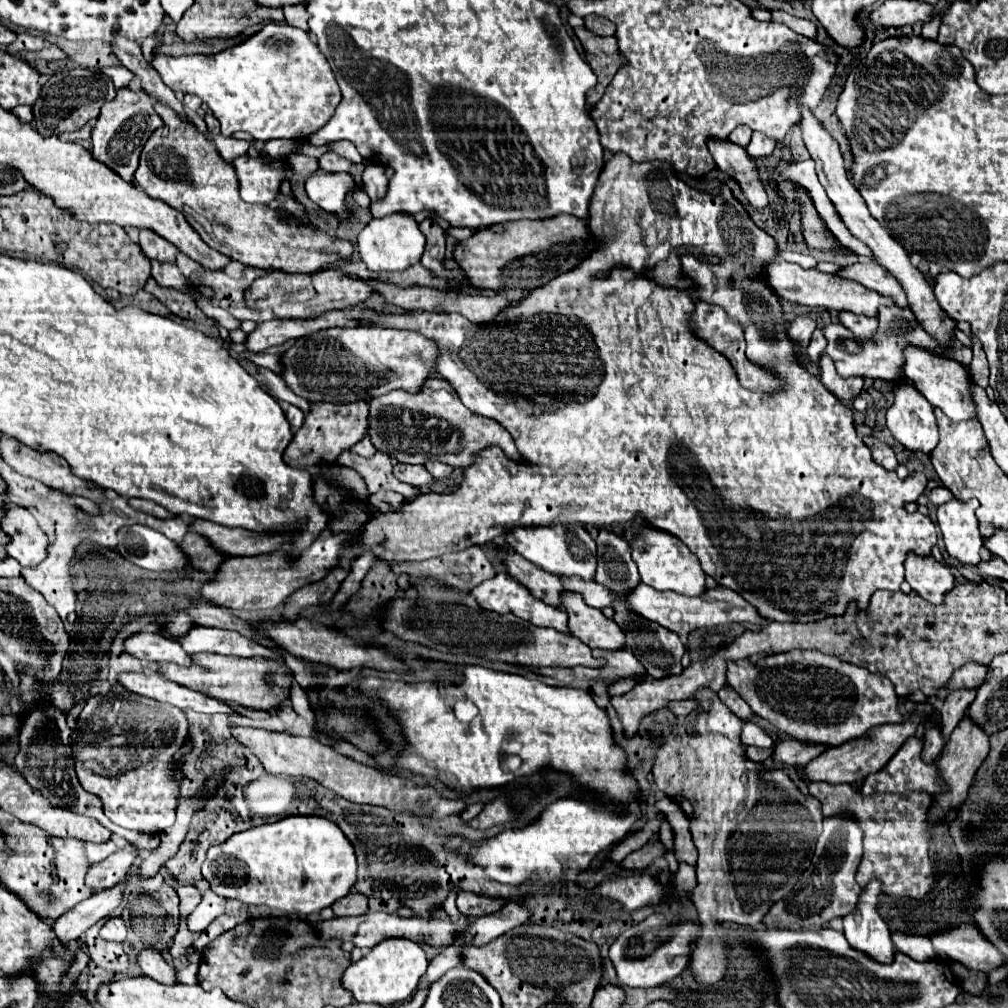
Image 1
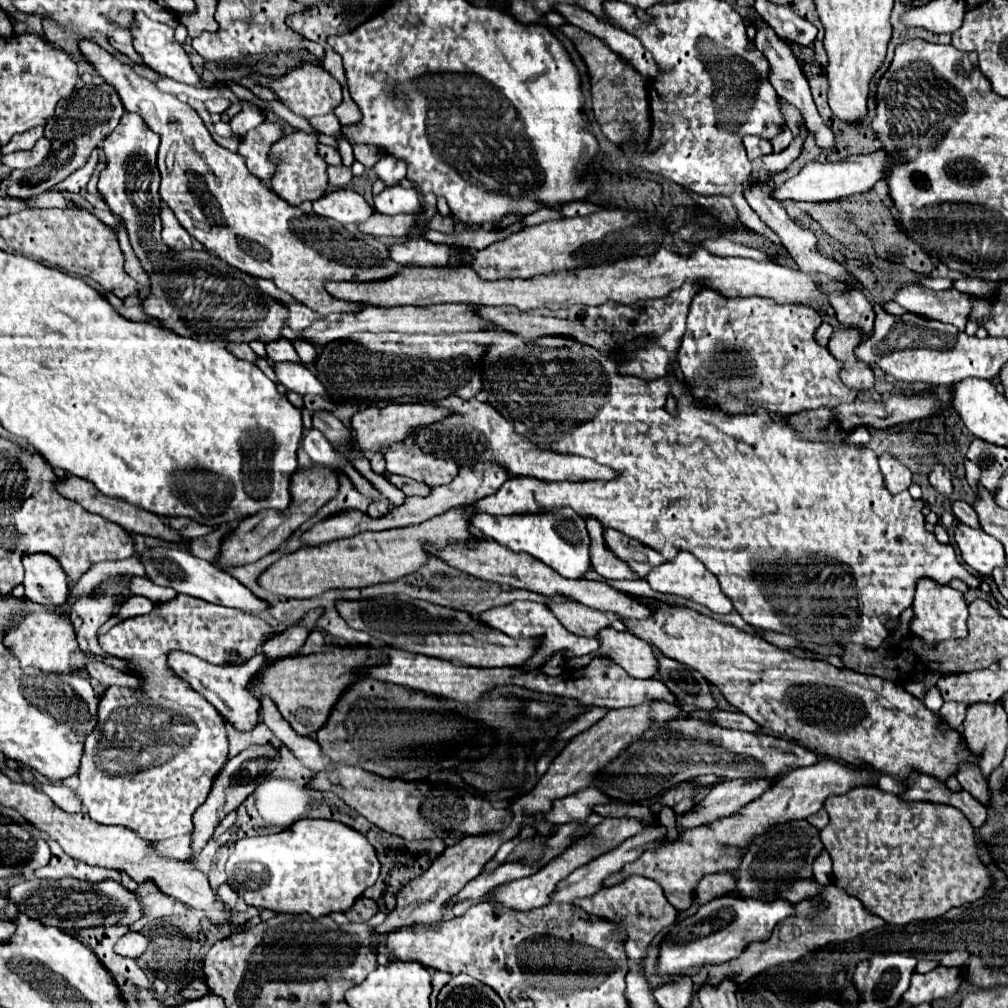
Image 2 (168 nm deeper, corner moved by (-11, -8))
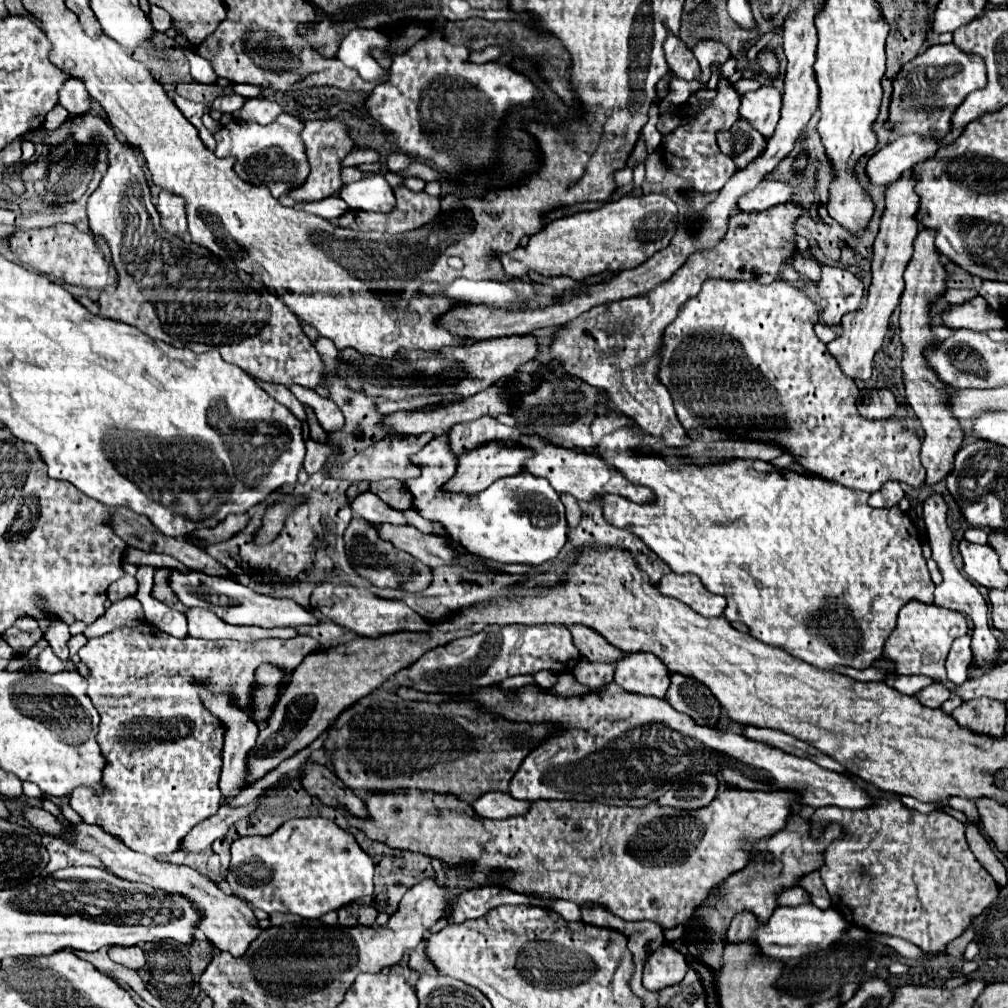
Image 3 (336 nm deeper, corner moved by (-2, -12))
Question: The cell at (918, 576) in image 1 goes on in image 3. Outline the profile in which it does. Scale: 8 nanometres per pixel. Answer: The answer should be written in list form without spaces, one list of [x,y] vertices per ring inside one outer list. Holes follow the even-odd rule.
[[[909,601],[897,619],[897,627],[887,639],[887,647],[883,651],[883,659],[895,665],[897,675],[925,675],[937,683],[947,683],[945,659],[951,649],[951,643],[969,631],[967,619],[963,613],[943,609],[937,605],[925,605],[917,601]]]

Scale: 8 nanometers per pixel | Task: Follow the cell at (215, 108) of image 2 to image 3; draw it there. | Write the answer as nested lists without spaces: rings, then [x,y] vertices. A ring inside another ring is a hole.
[[[225,95],[225,97],[215,99],[213,109],[225,111],[225,113],[235,113],[245,105],[245,101],[247,101],[247,97],[241,97],[241,95]]]

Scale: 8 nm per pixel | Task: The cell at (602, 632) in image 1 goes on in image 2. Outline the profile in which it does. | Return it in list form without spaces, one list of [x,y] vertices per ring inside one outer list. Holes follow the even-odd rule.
[[[606,627],[598,635],[600,649],[596,653],[608,655],[614,663],[618,663],[630,677],[648,679],[656,675],[656,655],[650,643],[644,639],[624,631],[618,633],[612,627]]]

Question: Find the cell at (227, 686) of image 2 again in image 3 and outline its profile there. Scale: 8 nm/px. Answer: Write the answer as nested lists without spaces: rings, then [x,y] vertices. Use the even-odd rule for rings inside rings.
[[[195,683],[195,691],[203,697],[205,707],[219,717],[219,721],[227,727],[227,737],[225,737],[225,747],[223,747],[223,771],[221,771],[221,779],[219,779],[219,789],[223,793],[223,797],[227,801],[231,801],[233,797],[237,797],[241,793],[241,789],[247,787],[247,775],[249,775],[249,767],[247,767],[247,755],[251,751],[251,747],[255,747],[255,739],[257,739],[257,723],[253,719],[249,719],[245,715],[245,711],[239,711],[237,707],[233,707],[227,699],[227,695],[213,695],[205,685]]]

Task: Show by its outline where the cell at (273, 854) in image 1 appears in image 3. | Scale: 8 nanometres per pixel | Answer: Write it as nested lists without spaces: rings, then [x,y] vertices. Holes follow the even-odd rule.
[[[323,817],[289,819],[269,837],[241,837],[231,845],[231,865],[227,881],[233,895],[239,895],[253,907],[267,913],[295,913],[305,919],[317,919],[327,911],[335,911],[355,899],[373,895],[373,859],[357,845],[355,837],[333,821]]]

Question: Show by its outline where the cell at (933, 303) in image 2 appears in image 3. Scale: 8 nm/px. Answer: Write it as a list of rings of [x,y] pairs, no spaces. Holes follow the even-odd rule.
[[[975,297],[965,305],[951,305],[951,309],[943,315],[943,321],[951,329],[971,329],[971,331],[989,331],[989,329],[1005,329],[1005,315],[999,311],[989,311],[989,305],[983,297]]]

